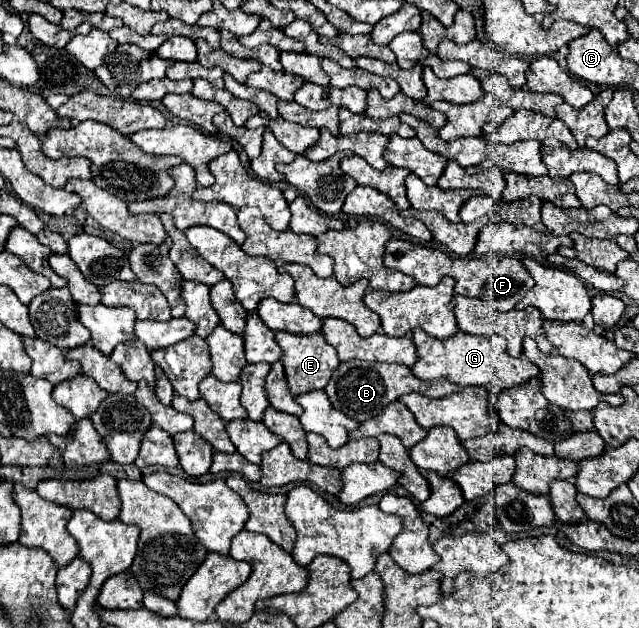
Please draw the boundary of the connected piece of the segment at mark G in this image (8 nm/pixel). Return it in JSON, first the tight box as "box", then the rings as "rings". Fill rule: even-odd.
{"box":[411,329,539,389],"rings":[[[415,329],[411,339],[417,345],[417,363],[413,365],[413,373],[423,381],[435,381],[441,377],[447,377],[453,383],[459,383],[463,387],[467,385],[495,385],[499,389],[513,389],[519,387],[535,377],[539,377],[539,367],[535,367],[525,357],[511,357],[507,355],[507,343],[503,337],[497,335],[469,335],[459,331],[455,337],[439,341],[431,335],[427,335],[423,329]]]}

